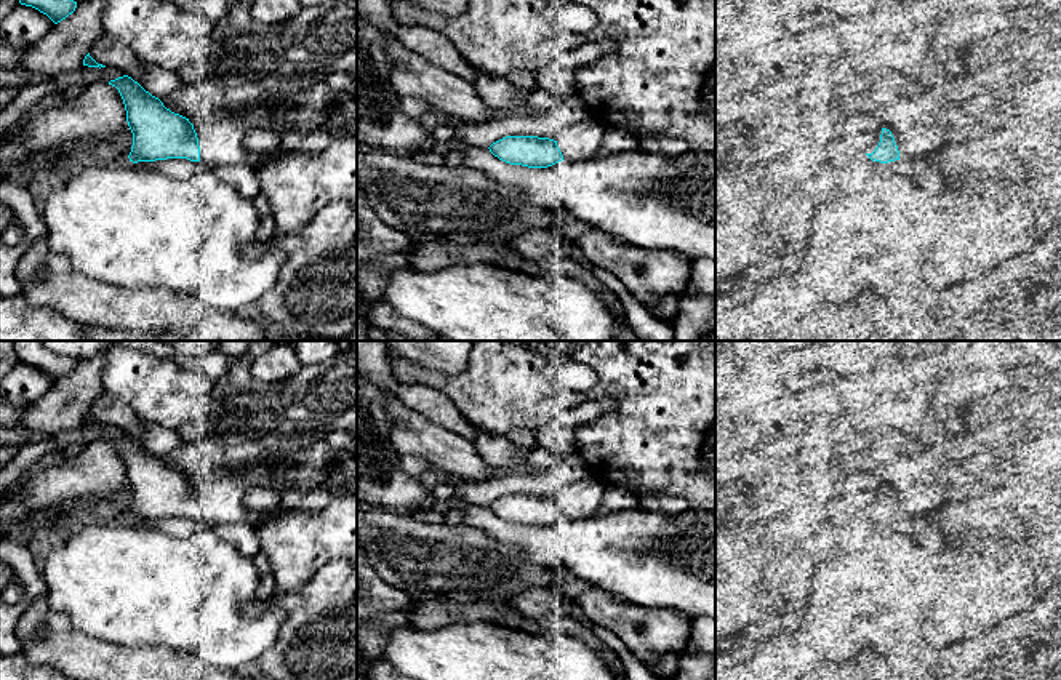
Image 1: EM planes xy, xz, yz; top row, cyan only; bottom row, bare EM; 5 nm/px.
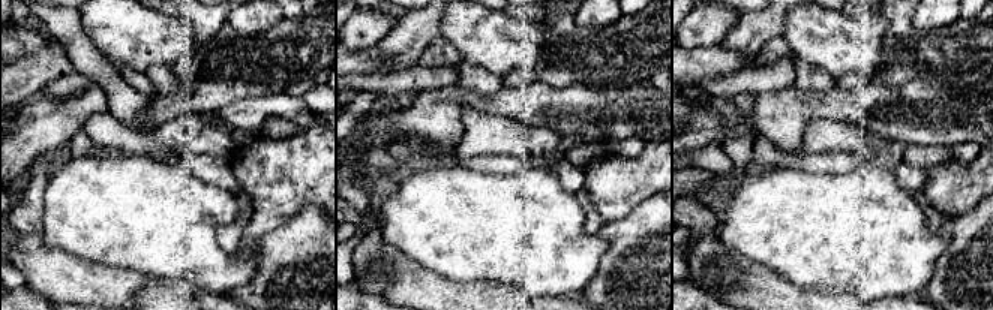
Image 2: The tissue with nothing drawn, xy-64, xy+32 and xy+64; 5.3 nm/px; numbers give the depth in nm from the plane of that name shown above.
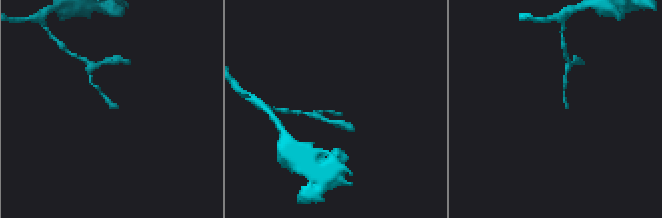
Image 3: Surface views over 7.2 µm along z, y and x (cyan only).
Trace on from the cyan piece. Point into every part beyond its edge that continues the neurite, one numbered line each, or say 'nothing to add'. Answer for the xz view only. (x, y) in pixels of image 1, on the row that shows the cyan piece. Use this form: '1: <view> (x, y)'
1: xz (580, 141)

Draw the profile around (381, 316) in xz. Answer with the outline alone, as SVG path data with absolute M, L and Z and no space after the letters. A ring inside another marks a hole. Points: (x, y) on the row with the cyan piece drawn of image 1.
M382 299L373 302L368 317L365 318L368 326L376 326L384 331L397 331L411 338L413 341L432 341L434 333L418 323L413 323L400 317Z

